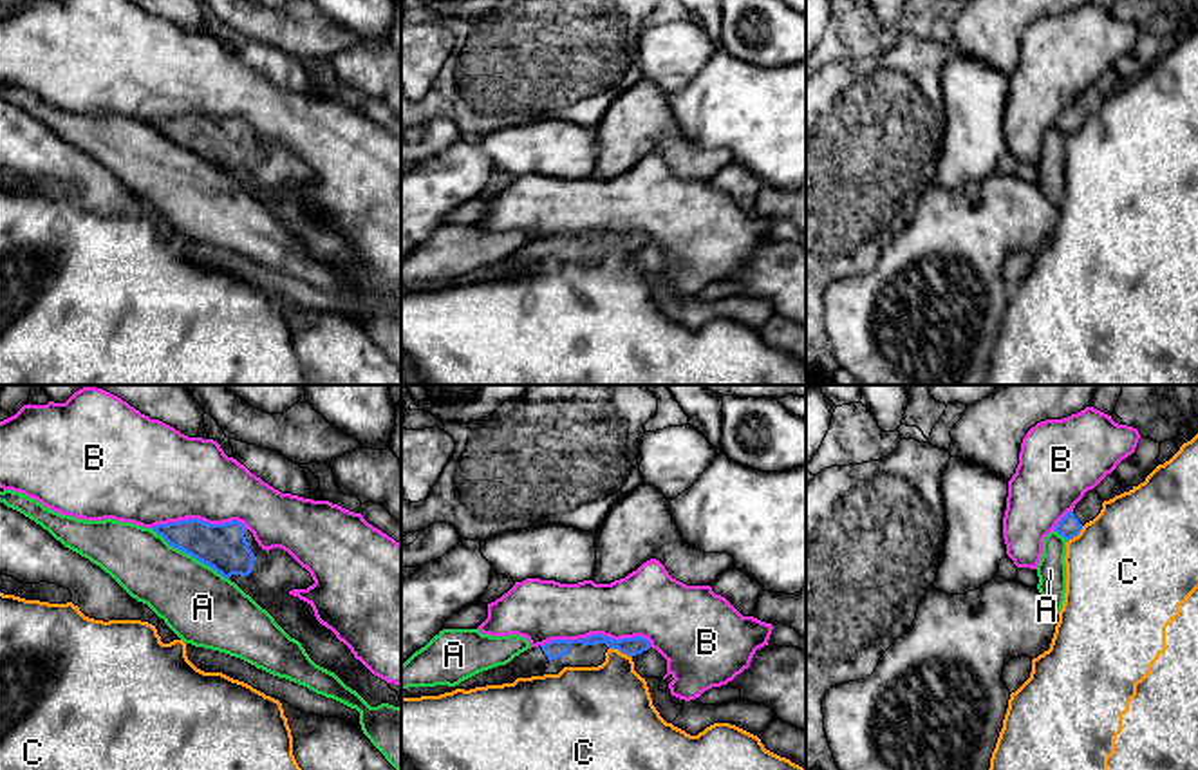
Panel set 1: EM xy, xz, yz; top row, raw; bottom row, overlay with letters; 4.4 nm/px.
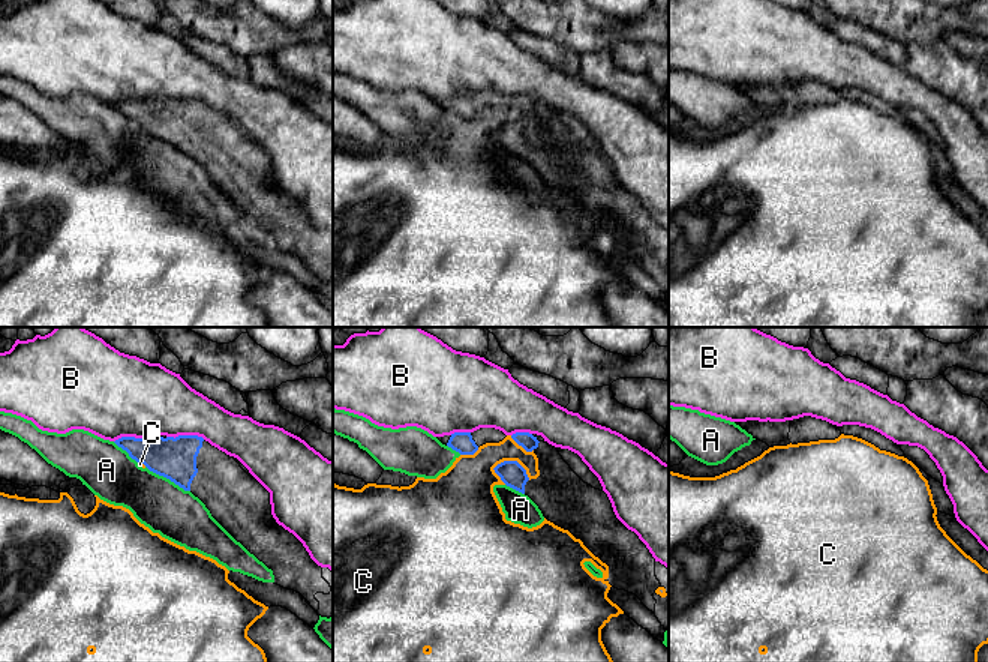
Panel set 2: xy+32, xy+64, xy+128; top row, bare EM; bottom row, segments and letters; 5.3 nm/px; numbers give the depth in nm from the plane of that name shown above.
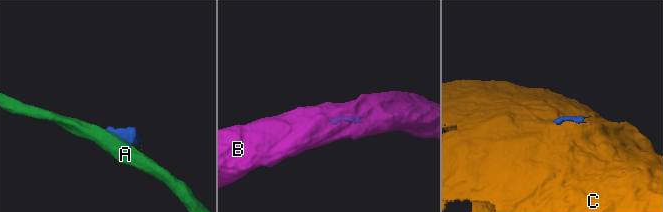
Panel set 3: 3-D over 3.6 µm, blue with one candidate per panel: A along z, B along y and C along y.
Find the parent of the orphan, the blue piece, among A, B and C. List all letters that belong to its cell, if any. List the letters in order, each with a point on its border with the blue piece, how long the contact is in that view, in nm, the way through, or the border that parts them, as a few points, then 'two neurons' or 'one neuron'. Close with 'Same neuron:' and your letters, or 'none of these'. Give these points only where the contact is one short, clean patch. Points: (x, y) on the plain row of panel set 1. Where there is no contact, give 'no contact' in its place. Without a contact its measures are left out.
A: meets blue in xy at (190, 149); contact 420 nm long; border along xy (152, 123), (170, 140), (228, 174); two neurons
B: meets blue in xz at (595, 230); contact 500 nm long; two neurons
C: meets blue in xz at (620, 246); contact 120 nm long; border along xz (609, 243), (631, 253); two neurons
Same neuron: none of these

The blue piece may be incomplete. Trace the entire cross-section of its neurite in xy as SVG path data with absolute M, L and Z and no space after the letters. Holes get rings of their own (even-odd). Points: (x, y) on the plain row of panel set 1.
M186 114L157 119L152 125L170 141L235 177L302 239L316 260L334 268L370 302L388 298L401 304L401 282L374 271L331 224L316 215L311 199L289 188L307 184L314 175L287 146L262 145L239 116L208 119Z

